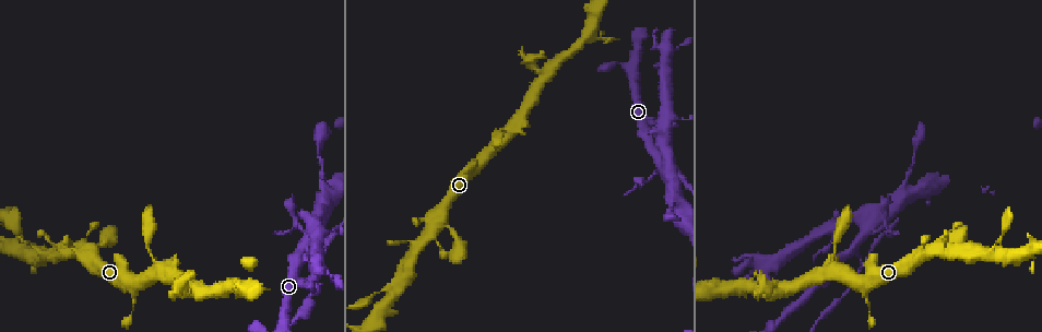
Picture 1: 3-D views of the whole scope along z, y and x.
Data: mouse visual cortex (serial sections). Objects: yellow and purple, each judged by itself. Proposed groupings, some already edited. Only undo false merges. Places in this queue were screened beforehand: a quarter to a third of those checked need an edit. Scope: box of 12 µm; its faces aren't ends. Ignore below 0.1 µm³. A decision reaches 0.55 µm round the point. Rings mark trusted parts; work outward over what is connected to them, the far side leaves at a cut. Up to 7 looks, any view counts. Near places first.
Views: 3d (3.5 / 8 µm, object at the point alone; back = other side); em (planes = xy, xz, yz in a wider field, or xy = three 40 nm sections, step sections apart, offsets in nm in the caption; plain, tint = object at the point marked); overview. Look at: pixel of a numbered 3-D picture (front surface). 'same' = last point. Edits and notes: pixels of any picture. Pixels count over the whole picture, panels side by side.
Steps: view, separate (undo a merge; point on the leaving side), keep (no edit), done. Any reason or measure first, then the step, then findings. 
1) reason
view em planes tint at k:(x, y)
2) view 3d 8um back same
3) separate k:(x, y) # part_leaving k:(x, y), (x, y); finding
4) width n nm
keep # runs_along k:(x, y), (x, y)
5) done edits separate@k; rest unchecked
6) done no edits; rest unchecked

arms part here
view 3d 3.5um at 1:(862, 263)

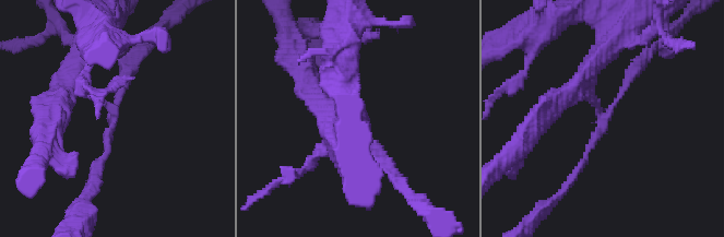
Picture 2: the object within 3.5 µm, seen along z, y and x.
now the EM
view em xy step 2 tint at 2:(115, 116)

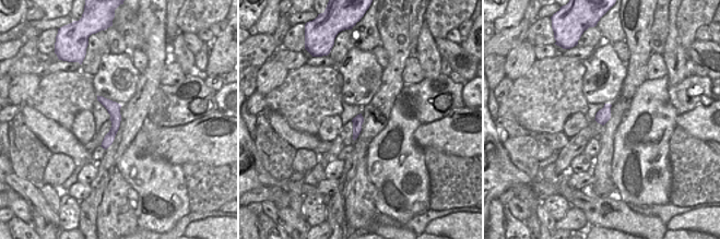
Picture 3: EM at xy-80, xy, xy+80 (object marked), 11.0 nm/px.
arm_widths 100, 150, 300 nm
separate 2:(628, 79) # part_leaving 2:(601, 119), (582, 166), (548, 206); a second cell is stuck on

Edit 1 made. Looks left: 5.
view overview

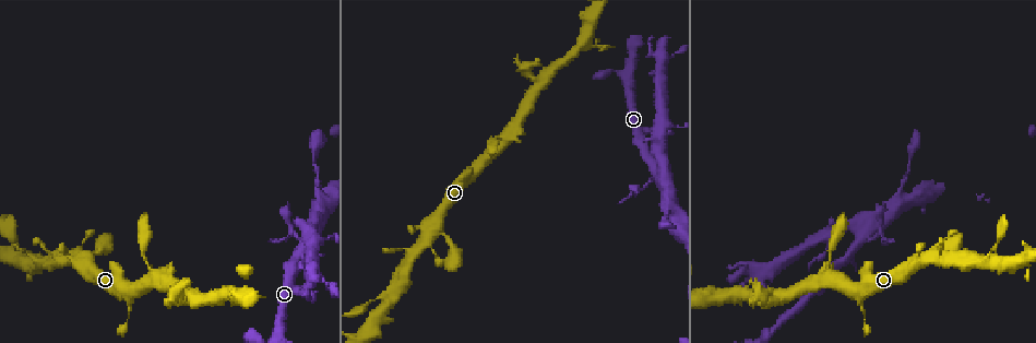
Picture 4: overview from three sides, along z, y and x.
thin arm on a thick one
view 3d 3.5um at 4:(830, 280)

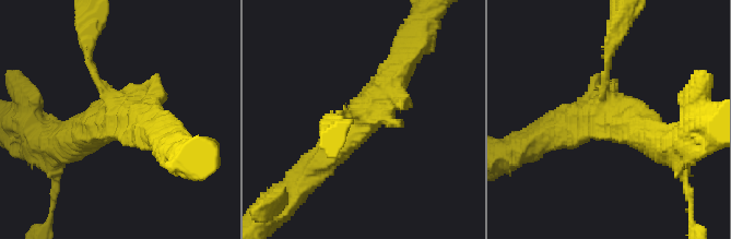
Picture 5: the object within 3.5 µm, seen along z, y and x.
view em xy step 1 tint at 5:(363, 119)

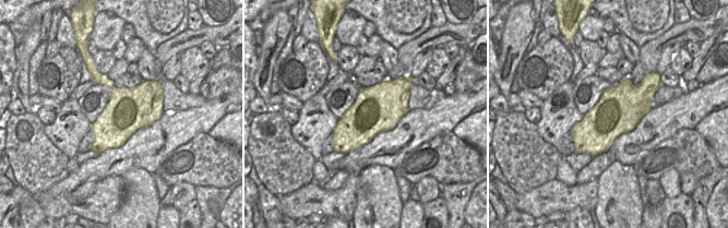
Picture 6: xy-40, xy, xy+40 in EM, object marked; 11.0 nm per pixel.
keep # runs_along 5:(315, 168), (381, 98), (401, 61); continuous, no second cell

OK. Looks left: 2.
side arm on a straight run
view 3d 8um at 4:(774, 299)

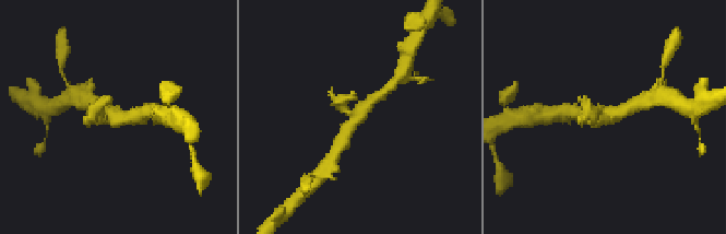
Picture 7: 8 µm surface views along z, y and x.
arms 3; arm_widths 300, 350, 400 nm
view em xy step 1 tint at 7:(116, 115)

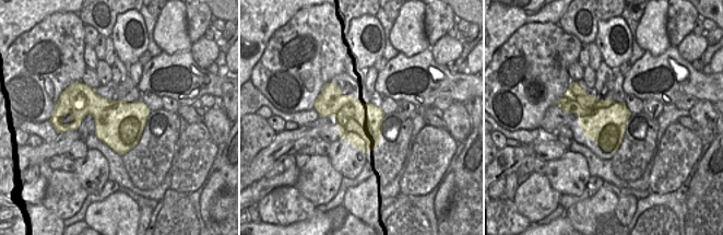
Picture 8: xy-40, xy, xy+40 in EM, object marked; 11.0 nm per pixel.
separate 7:(108, 101) # a second cell is stuck on

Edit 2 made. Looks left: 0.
done edits separate@2, separate@7; rest unchecked

